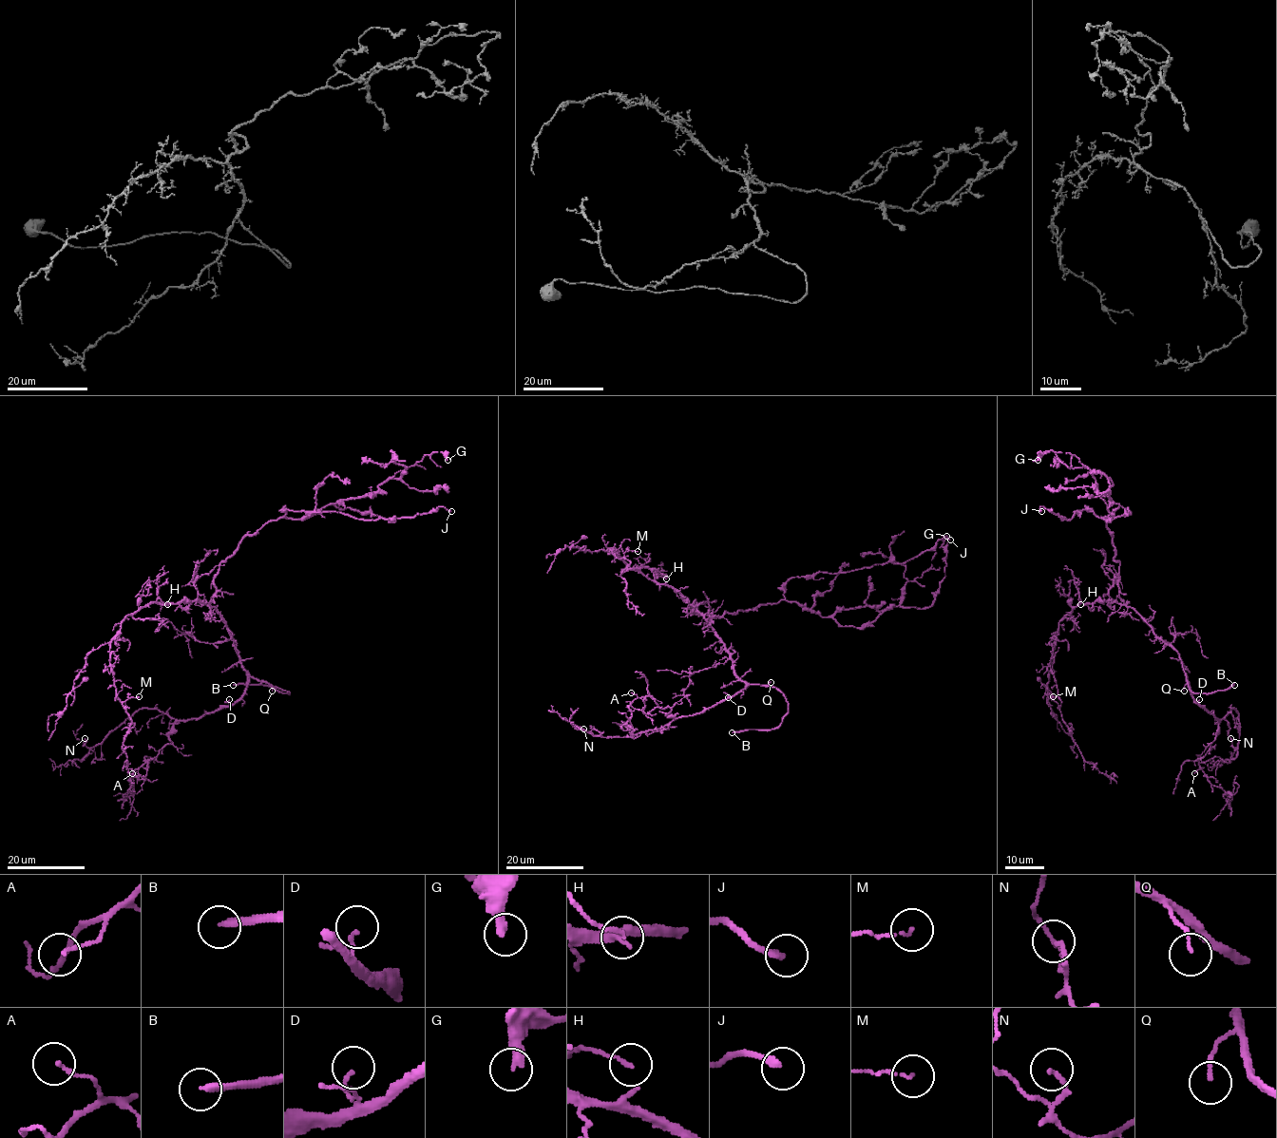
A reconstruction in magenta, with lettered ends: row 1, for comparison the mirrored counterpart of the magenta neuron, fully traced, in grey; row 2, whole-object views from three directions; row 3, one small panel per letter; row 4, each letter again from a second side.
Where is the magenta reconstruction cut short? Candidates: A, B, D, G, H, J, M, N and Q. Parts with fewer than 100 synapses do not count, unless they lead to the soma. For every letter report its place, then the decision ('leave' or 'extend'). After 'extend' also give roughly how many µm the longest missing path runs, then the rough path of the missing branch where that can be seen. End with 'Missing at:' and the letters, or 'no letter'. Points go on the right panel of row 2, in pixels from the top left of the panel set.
A: (1194, 773) | leave
B: (1234, 685) | extend | 100 µm | (1234, 685), (1248, 700), (1243, 711), (1147, 693), (1107, 668), (1089, 669)
D: (1199, 699) | leave
G: (1038, 460) | leave
H: (1080, 604) | leave
J: (1041, 511) | leave
M: (1053, 696) | leave
N: (1230, 738) | leave
Q: (1184, 691) | leave
Missing at: B

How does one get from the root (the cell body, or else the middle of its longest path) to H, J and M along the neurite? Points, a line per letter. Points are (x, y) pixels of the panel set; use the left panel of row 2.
H: (210, 604), (197, 600), (159, 603), (156, 600), (160, 598), (167, 604)
J: (210, 604), (219, 565), (247, 535), (286, 518), (286, 510), (367, 521), (411, 518), (438, 507), (451, 511)
M: (210, 604), (197, 600), (149, 602), (121, 622), (109, 648), (115, 696), (124, 706), (127, 699), (139, 696)

